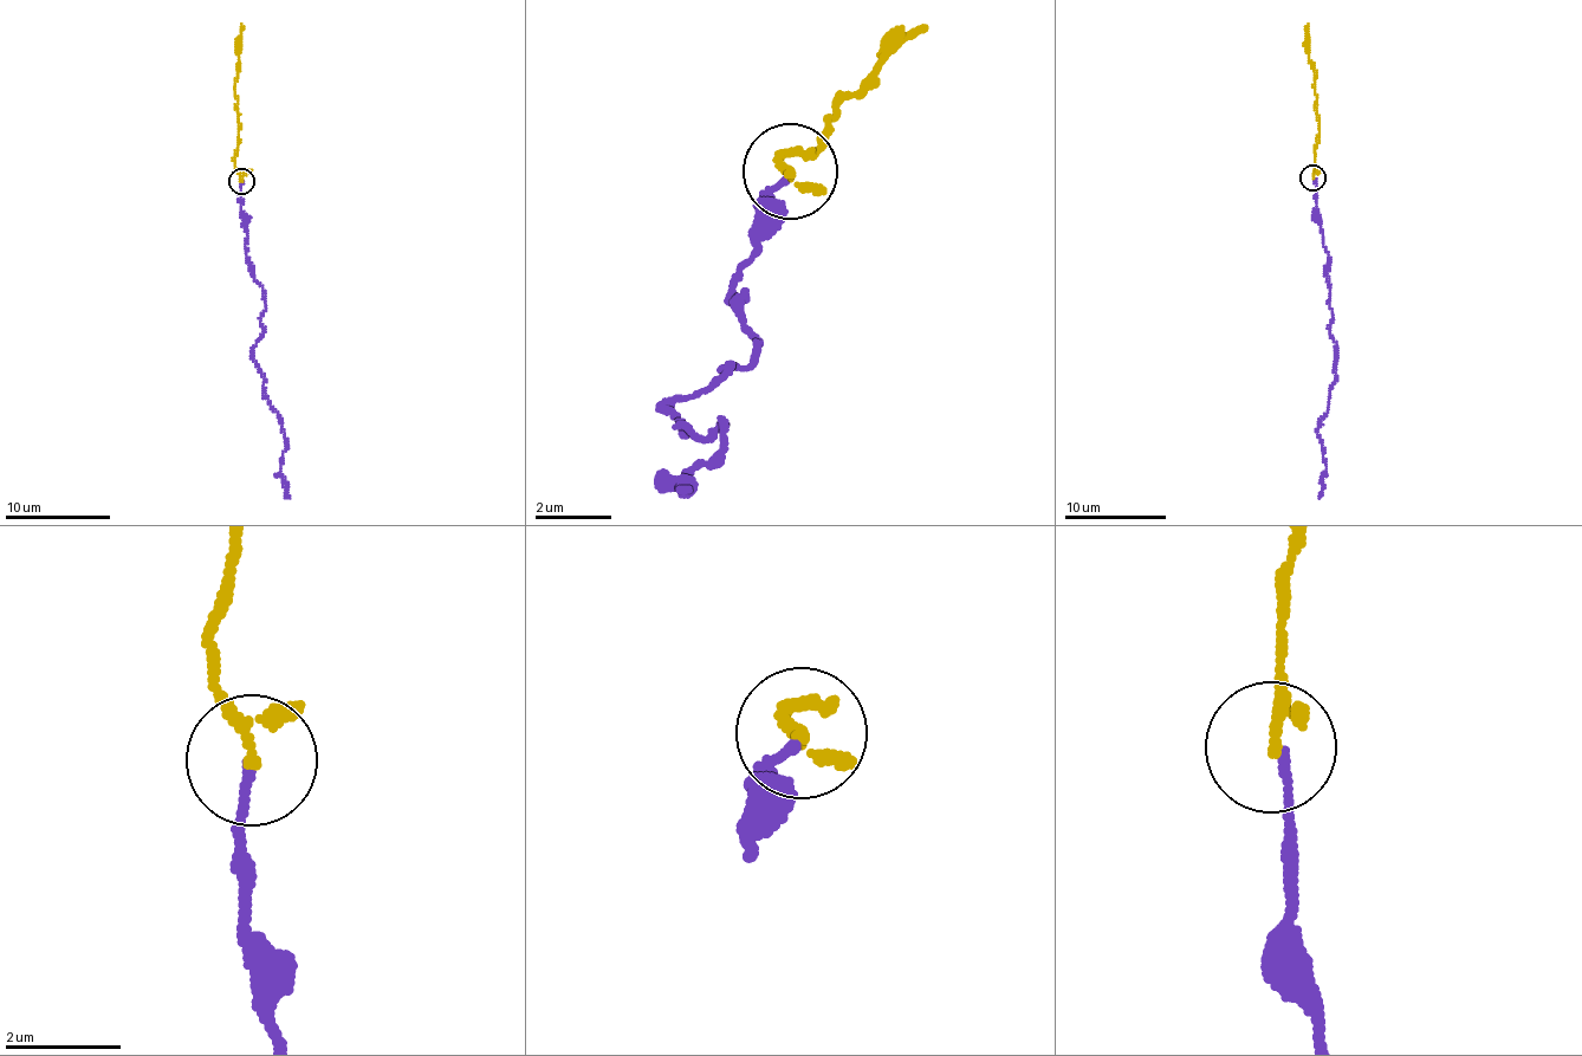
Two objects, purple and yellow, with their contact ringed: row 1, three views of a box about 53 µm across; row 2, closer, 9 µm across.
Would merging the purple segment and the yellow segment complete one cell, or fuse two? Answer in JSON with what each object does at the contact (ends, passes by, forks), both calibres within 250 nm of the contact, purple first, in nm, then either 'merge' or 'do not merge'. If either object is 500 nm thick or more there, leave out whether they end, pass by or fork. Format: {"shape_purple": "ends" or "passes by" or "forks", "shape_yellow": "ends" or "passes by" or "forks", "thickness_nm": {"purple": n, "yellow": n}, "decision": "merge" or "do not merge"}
{"shape_purple": "ends", "shape_yellow": "passes by", "thickness_nm": {"purple": 140, "yellow": 140}, "decision": "merge"}

